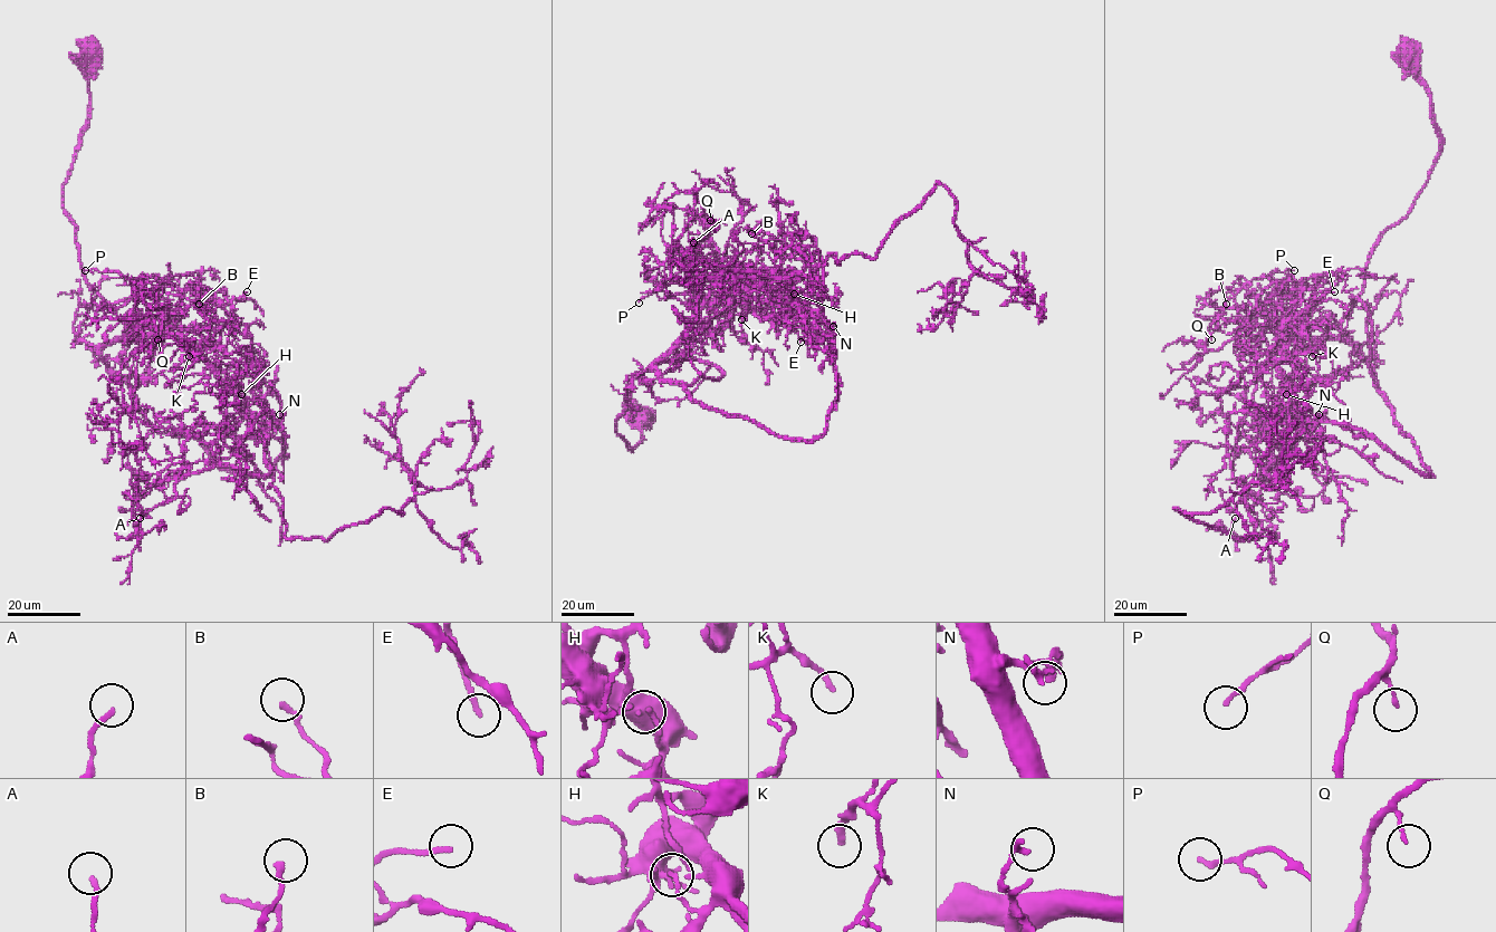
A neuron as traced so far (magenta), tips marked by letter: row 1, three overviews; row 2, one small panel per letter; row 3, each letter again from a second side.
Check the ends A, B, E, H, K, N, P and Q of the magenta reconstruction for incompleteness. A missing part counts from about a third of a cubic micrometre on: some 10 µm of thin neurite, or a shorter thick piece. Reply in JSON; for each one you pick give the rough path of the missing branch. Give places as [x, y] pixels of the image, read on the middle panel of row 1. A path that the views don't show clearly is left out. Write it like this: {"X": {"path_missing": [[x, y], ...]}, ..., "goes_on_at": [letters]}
{"E": {"path_missing": [[801, 342], [803, 392]]}, "goes_on_at": ["E"]}

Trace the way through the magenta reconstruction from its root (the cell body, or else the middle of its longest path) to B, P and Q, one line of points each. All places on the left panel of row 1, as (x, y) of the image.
B: (87, 53), (63, 189), (84, 280), (170, 307), (134, 386), (108, 365), (184, 362), (228, 326), (199, 304)
P: (87, 53), (63, 189), (84, 280), (170, 307), (134, 386), (102, 351), (168, 314), (85, 270)
Q: (87, 53), (63, 209), (94, 290), (170, 307), (134, 386), (108, 367), (162, 307), (157, 339)

